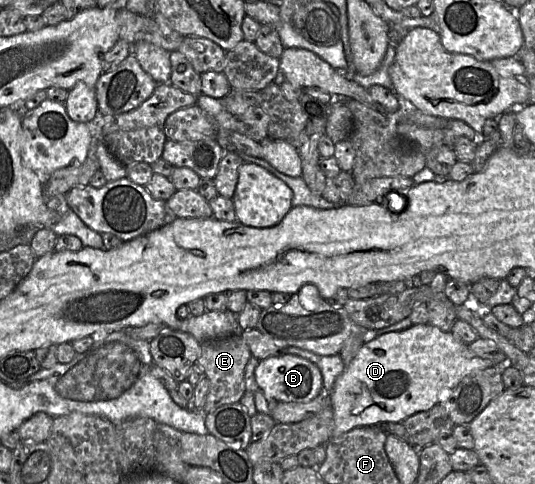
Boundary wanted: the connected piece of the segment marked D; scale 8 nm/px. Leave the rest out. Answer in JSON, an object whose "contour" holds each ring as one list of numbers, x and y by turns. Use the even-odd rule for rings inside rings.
{"contour":[[413,324,404,330,385,333,364,343,356,356,335,381,330,392,333,409,331,438,339,437,352,429,379,426,384,422,402,422,409,416,431,409,439,403,439,392,444,388,455,389,467,375,477,370,496,366,491,360,477,357,468,345,451,332,427,324]]}

